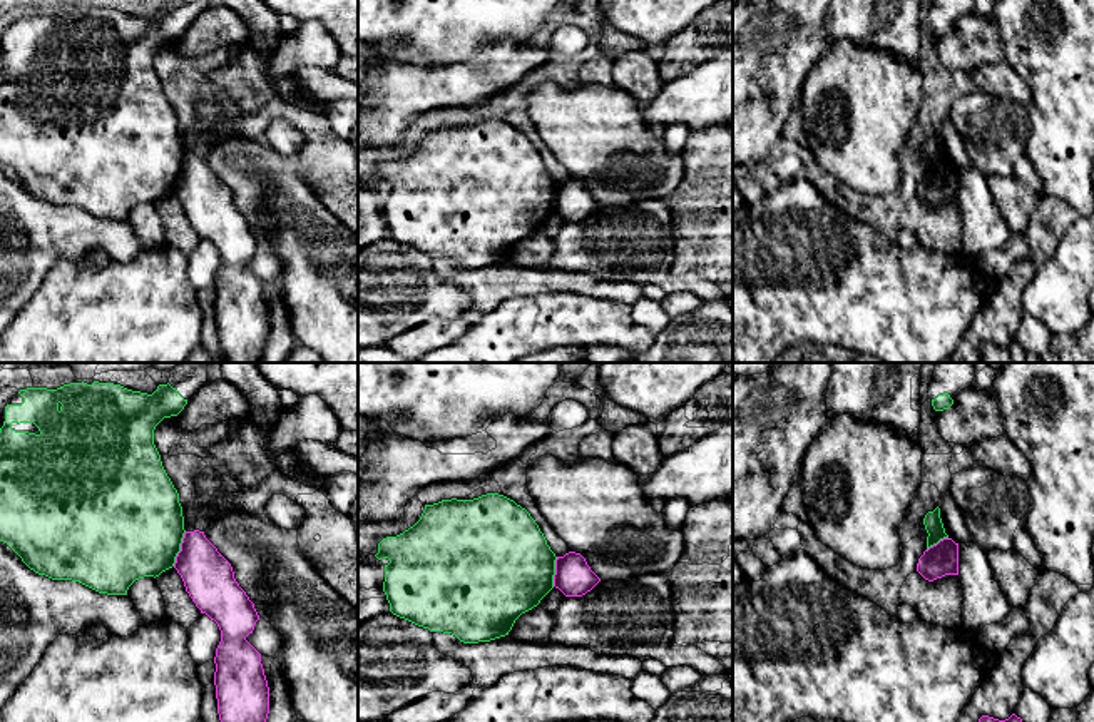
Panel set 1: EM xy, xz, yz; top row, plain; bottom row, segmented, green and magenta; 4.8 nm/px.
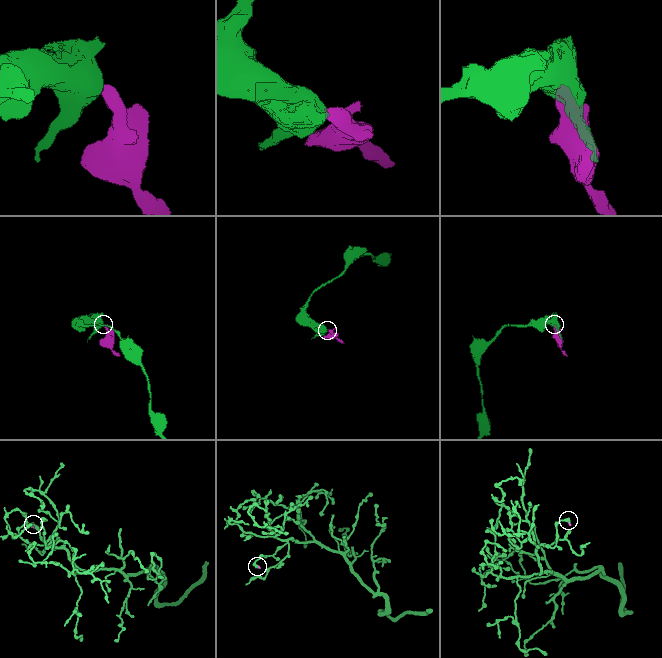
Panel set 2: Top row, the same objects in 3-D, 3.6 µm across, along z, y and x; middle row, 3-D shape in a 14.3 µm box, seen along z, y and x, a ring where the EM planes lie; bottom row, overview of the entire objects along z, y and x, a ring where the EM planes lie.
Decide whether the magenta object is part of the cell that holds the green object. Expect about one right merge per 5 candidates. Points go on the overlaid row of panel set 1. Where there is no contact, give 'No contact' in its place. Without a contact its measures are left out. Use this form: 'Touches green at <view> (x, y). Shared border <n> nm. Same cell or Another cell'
Touches green at xy (179, 549). Shared border 180 nm. Another cell

